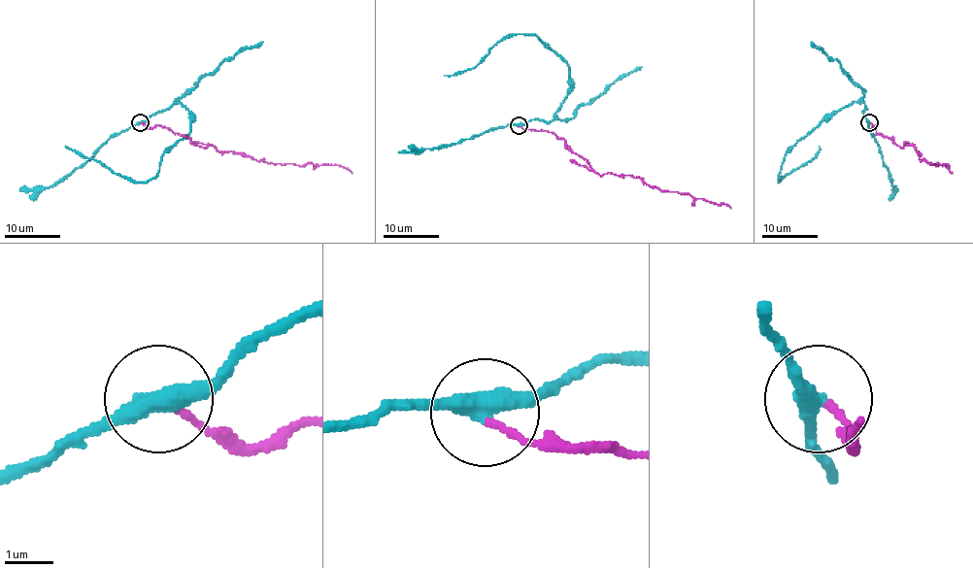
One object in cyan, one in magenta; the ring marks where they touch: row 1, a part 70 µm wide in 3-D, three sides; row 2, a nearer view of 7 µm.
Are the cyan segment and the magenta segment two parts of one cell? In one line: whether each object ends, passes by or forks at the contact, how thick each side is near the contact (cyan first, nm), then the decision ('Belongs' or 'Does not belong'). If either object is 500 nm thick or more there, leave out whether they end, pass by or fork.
At the ring cyan passes by. At the ring magenta ends. Thickness 400 nm (cyan) against 120 nm. Does not belong

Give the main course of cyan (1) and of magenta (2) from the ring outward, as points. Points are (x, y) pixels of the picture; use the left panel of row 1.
1: (140, 122), (175, 101), (191, 115), (191, 130), (163, 153), (156, 175), (146, 182), (127, 180), (65, 146)
2: (142, 122), (169, 127), (195, 146), (214, 146), (256, 160), (339, 165), (352, 173)

